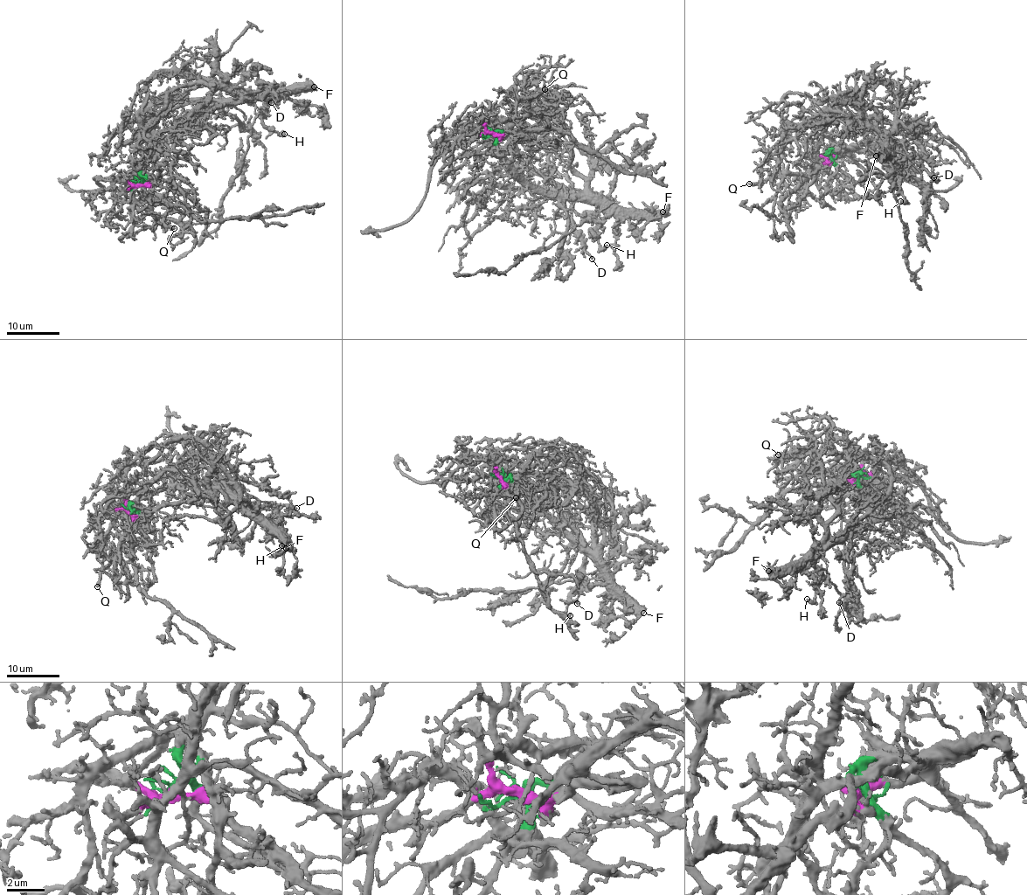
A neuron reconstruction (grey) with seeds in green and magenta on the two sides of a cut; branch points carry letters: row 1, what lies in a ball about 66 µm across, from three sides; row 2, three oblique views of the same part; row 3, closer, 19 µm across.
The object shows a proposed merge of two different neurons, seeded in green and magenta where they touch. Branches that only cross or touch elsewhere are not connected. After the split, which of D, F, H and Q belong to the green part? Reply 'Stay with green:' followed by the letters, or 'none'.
Stay with green: D, F, H, Q

